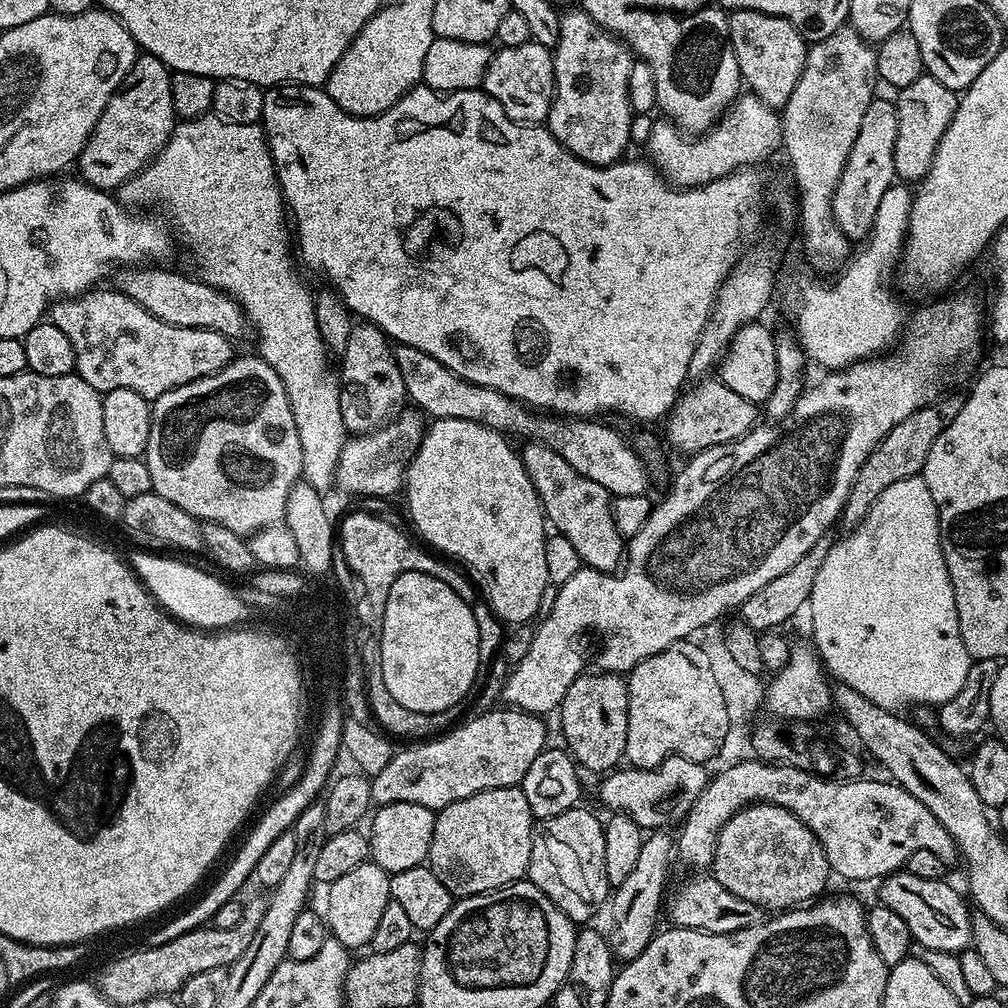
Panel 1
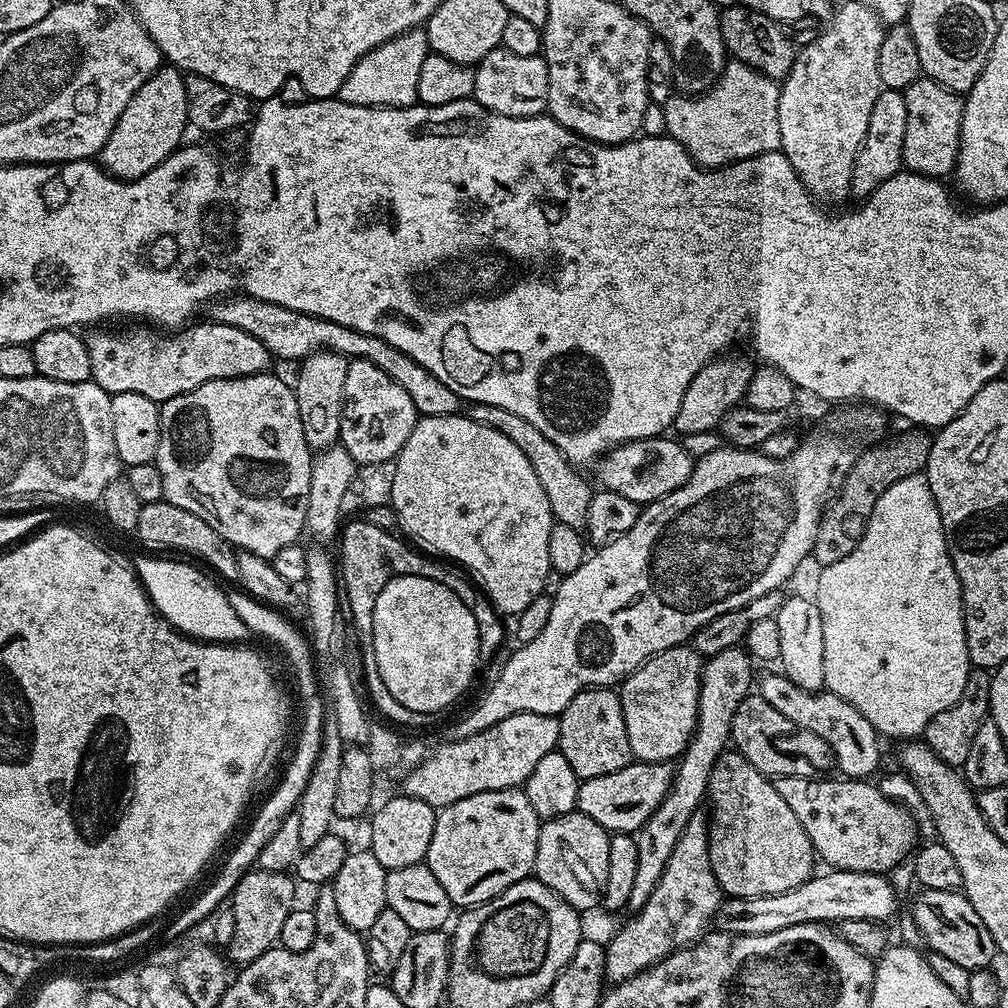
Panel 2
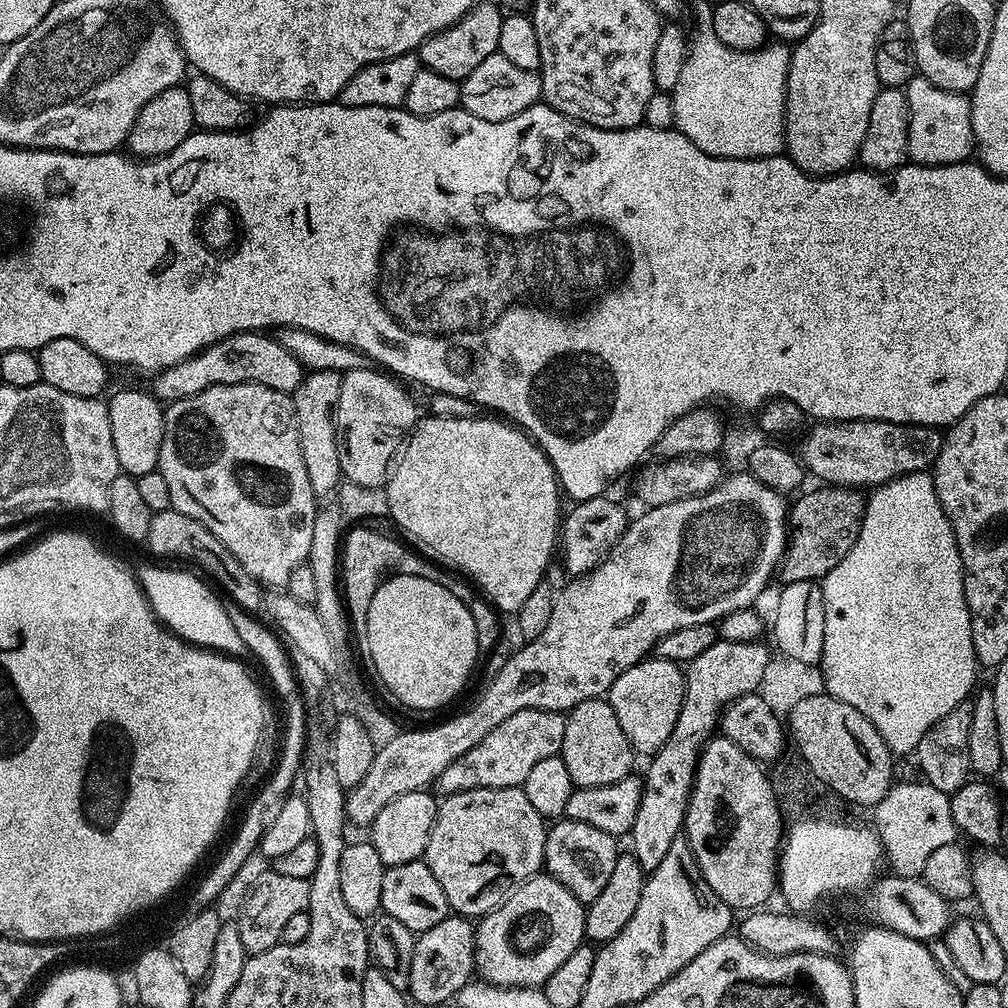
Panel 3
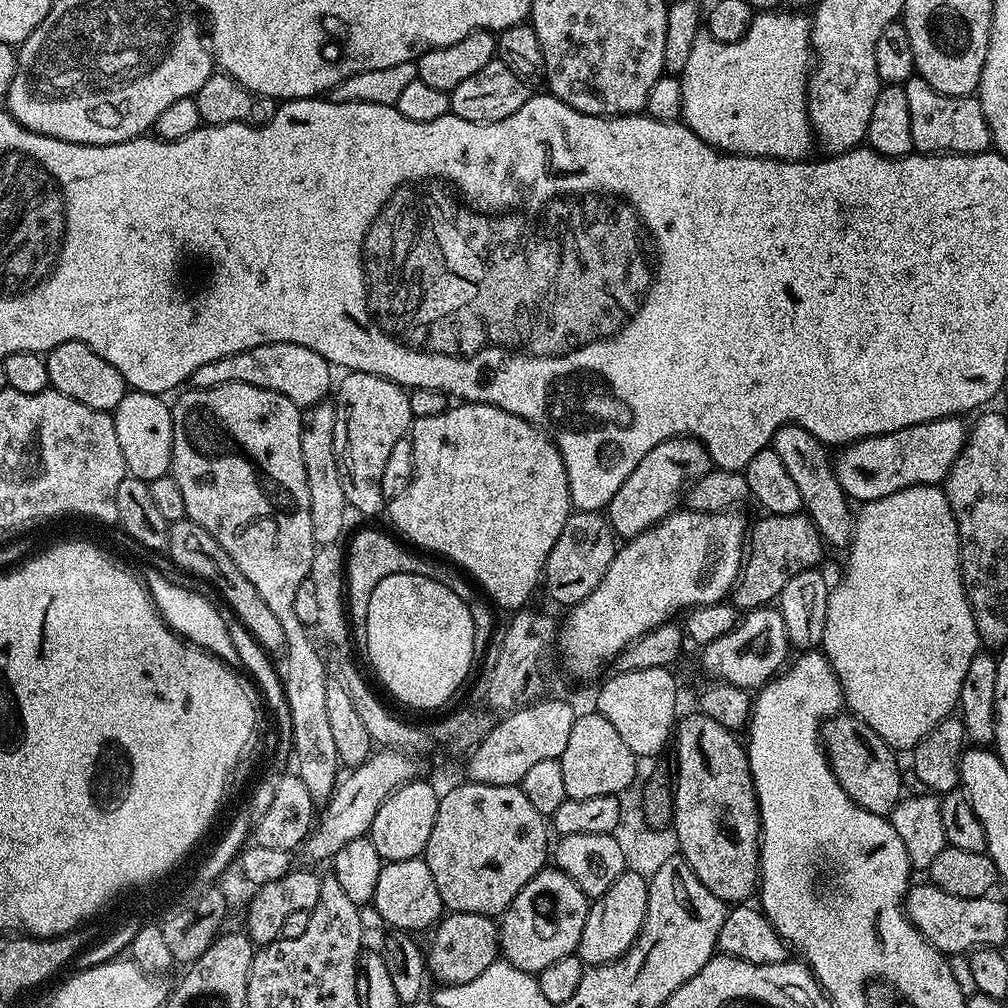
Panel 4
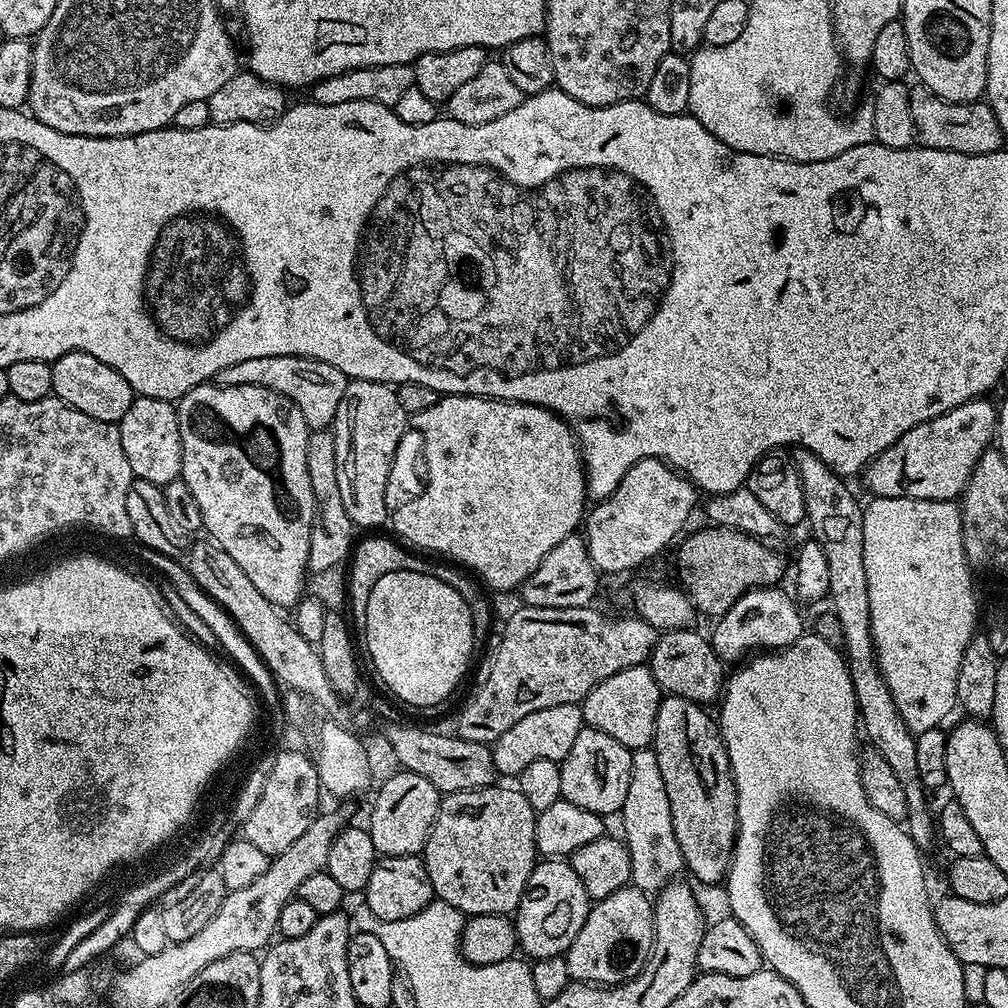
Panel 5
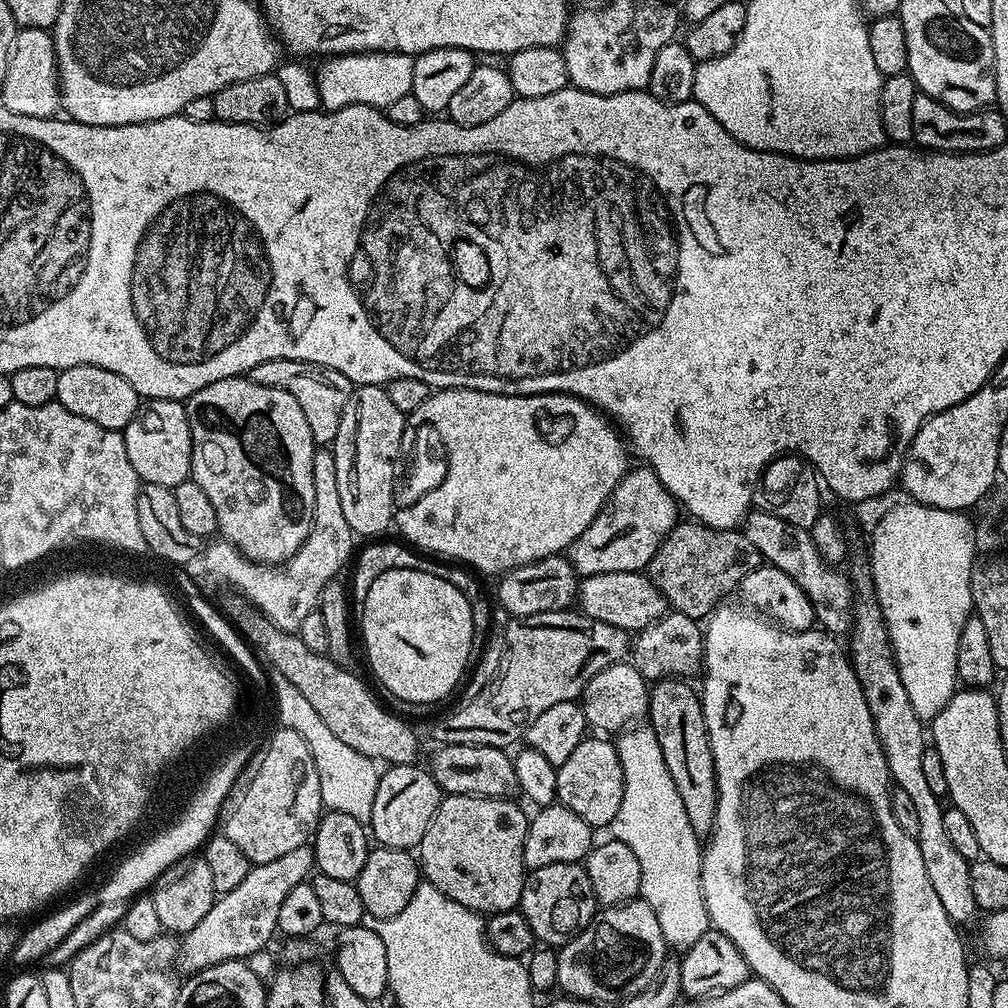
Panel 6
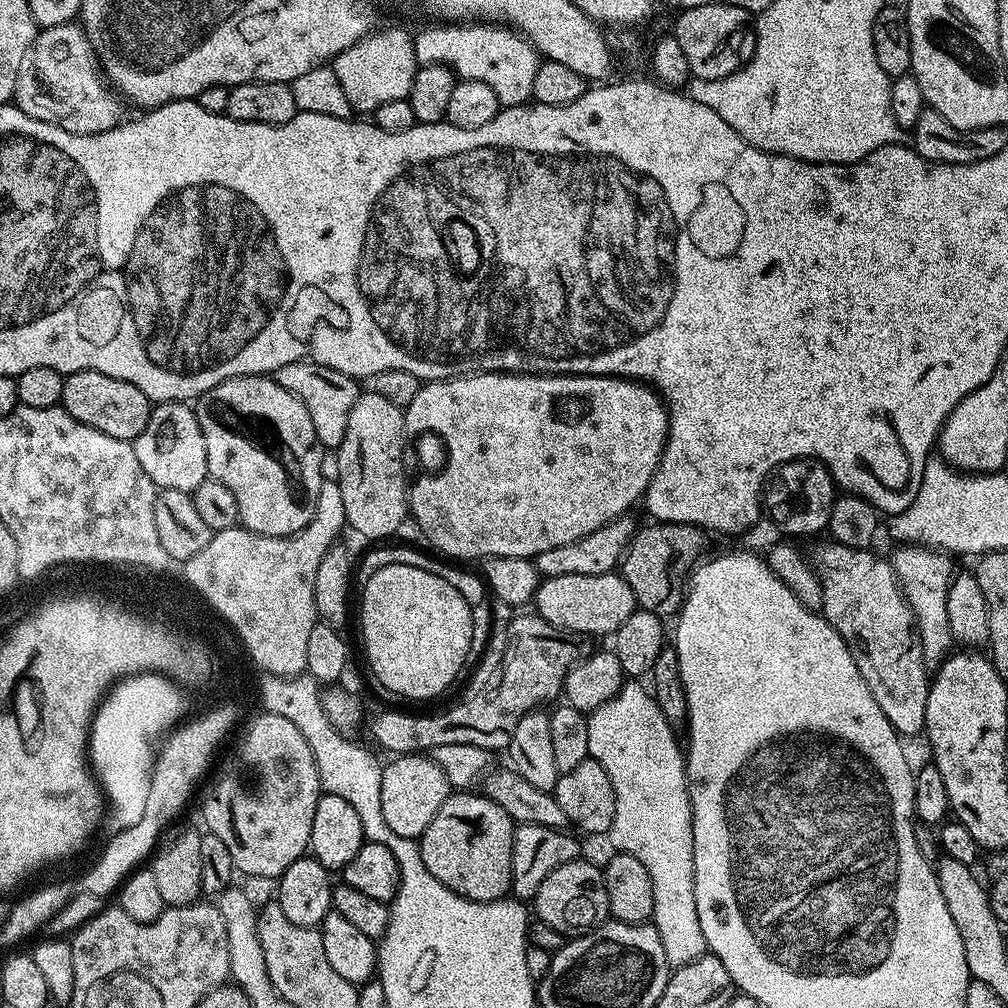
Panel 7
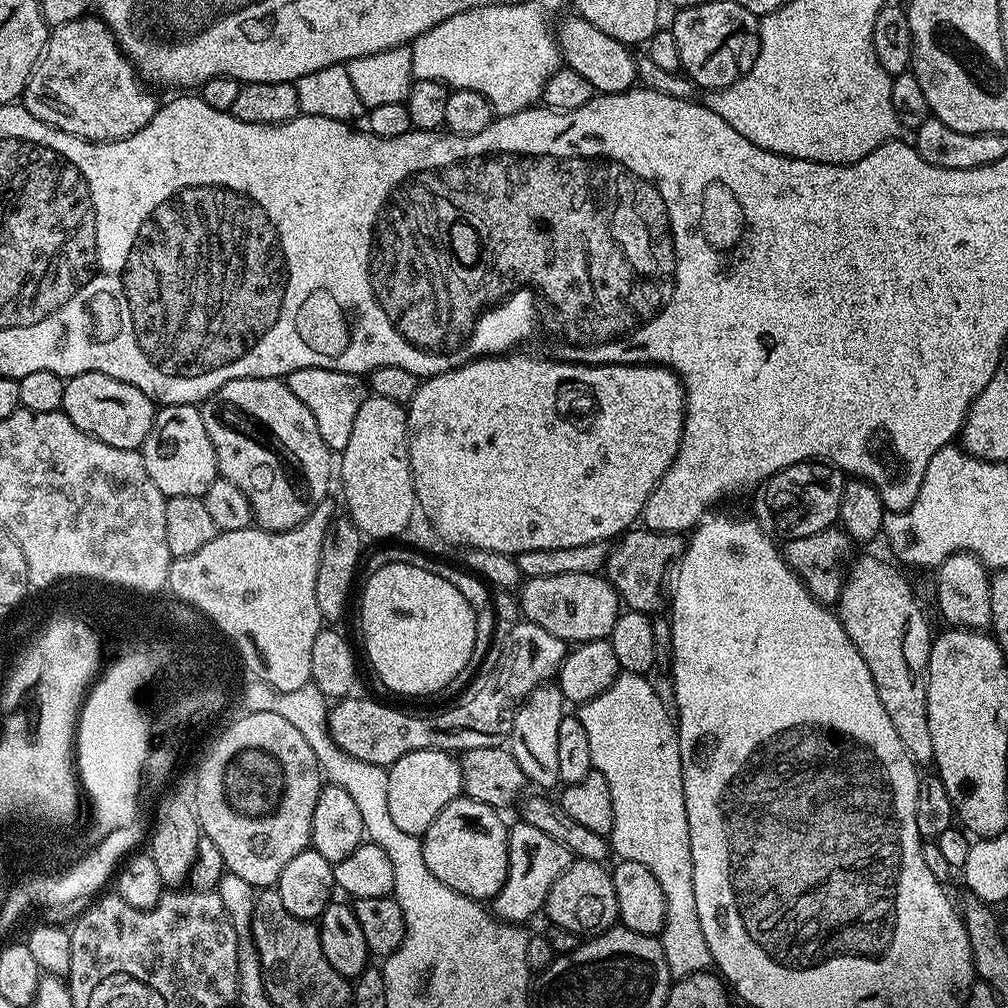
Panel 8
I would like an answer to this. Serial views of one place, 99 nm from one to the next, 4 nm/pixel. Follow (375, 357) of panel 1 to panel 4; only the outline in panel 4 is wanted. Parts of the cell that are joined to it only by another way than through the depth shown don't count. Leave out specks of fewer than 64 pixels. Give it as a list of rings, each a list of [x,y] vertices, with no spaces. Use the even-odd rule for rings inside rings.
[[[348,372],[341,375],[338,383],[334,388],[334,403],[336,406],[336,417],[334,418],[334,454],[338,458],[338,470],[340,471],[340,477],[344,480],[342,482],[342,494],[346,494],[348,499],[349,508],[354,508],[360,512],[361,517],[368,518],[368,516],[376,516],[385,511],[386,508],[386,495],[384,496],[384,475],[388,472],[388,463],[392,460],[392,451],[396,448],[396,443],[400,439],[409,435],[412,421],[414,419],[412,411],[410,410],[410,402],[408,401],[408,392],[399,384],[395,384],[392,380],[387,380],[381,376],[375,376],[374,374],[366,374],[365,372]]]

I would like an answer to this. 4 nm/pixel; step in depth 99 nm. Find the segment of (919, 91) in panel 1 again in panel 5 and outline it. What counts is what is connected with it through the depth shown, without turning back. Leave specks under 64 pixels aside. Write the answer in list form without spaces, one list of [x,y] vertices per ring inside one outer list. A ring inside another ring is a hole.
[[[916,86],[910,91],[910,114],[914,118],[917,141],[926,148],[973,156],[1001,151],[1006,144],[998,118],[994,118],[994,110],[986,102],[955,104],[934,95],[929,88]]]

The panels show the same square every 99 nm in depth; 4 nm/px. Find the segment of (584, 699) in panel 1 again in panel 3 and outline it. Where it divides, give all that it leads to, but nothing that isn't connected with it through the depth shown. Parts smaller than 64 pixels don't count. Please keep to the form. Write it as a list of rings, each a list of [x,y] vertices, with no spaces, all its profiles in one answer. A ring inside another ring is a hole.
[[[604,698],[578,702],[578,706],[574,706],[567,713],[566,735],[562,738],[559,756],[566,762],[566,770],[570,770],[570,778],[577,788],[610,786],[610,782],[618,782],[633,771],[632,744],[626,738],[626,734],[622,734],[622,726],[618,726],[618,714],[614,714],[614,706],[610,706]]]

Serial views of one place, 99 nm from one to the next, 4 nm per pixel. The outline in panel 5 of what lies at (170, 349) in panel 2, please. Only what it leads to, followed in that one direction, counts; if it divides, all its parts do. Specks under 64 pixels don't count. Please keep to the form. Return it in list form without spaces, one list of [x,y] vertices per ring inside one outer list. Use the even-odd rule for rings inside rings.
[[[309,356],[246,358],[246,362],[226,366],[226,370],[218,373],[215,379],[217,384],[230,386],[262,386],[290,398],[290,402],[294,402],[298,410],[302,410],[302,418],[306,418],[308,427],[312,430],[331,429],[332,419],[338,414],[338,402],[342,402],[342,394],[346,394],[348,381],[342,370],[334,370],[330,362],[322,362]]]

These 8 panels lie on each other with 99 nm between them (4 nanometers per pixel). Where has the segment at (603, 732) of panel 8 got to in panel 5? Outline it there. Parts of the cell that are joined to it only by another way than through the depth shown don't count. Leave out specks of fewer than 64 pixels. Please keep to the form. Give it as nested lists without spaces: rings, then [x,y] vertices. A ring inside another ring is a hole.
[[[651,747],[638,748],[632,752],[630,790],[626,790],[623,816],[622,839],[632,859],[631,883],[649,894],[659,893],[665,884],[677,879],[685,867],[678,838],[674,836],[674,822],[670,818],[670,798],[666,798],[666,785],[662,782],[658,758]]]

